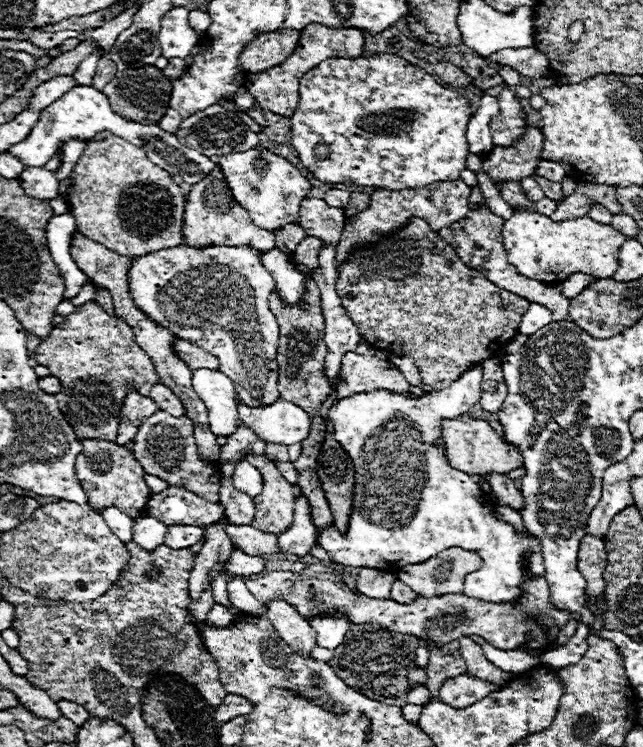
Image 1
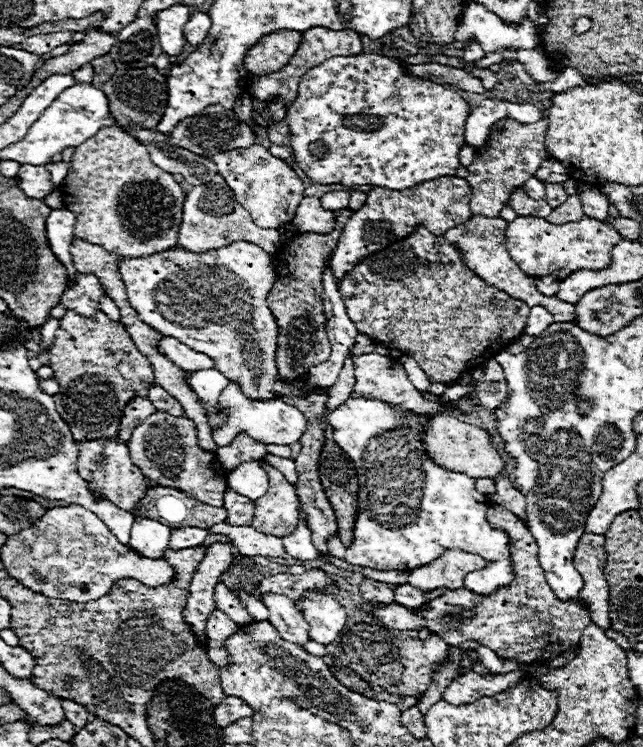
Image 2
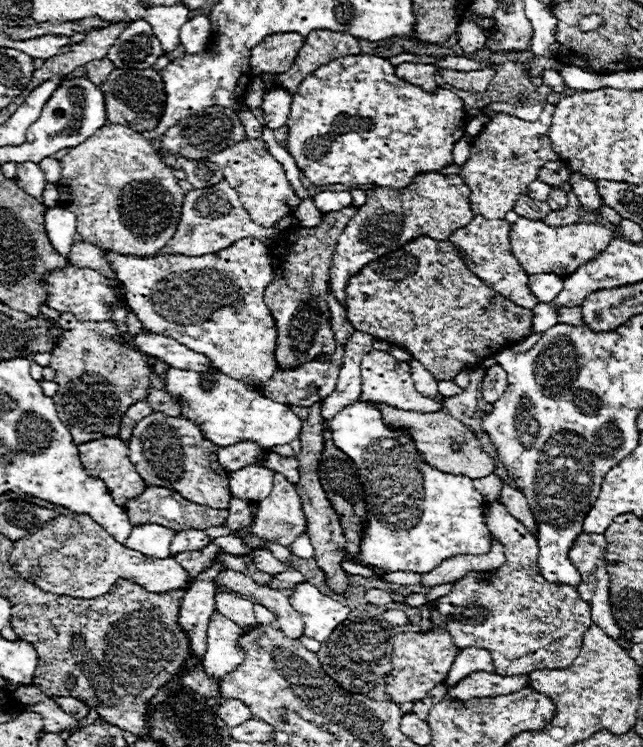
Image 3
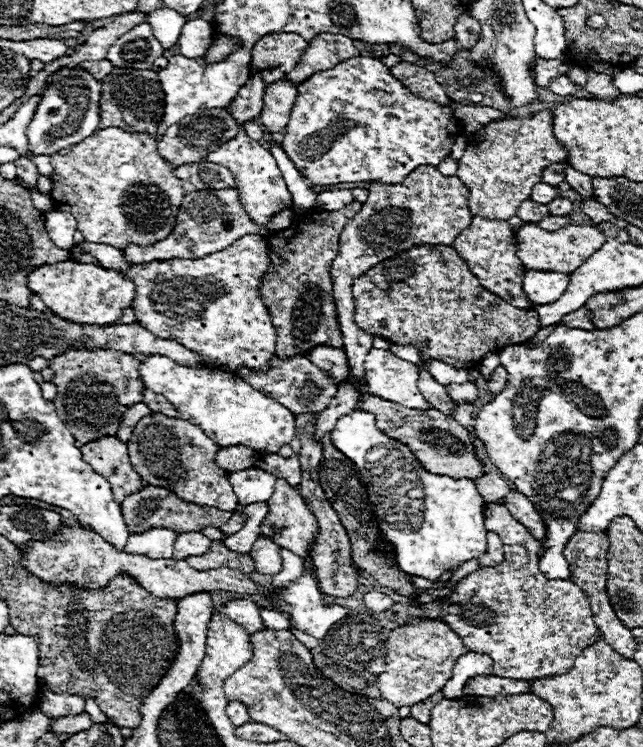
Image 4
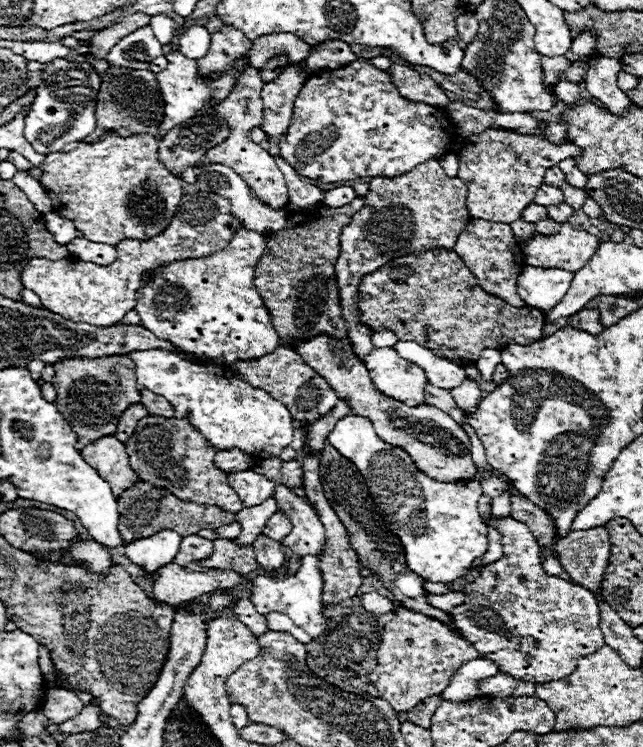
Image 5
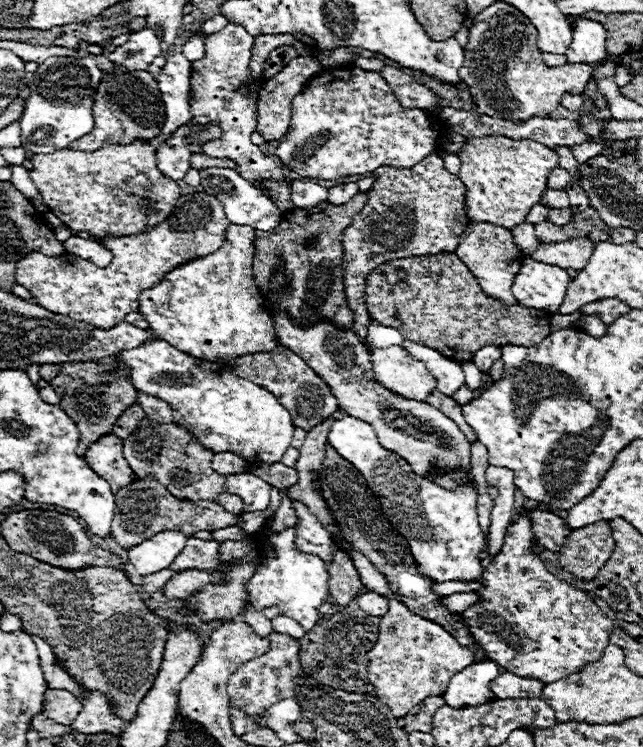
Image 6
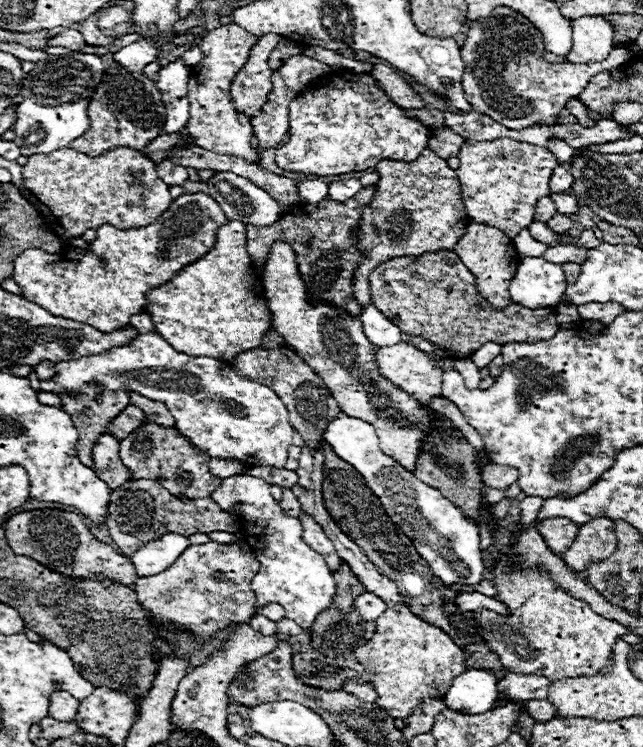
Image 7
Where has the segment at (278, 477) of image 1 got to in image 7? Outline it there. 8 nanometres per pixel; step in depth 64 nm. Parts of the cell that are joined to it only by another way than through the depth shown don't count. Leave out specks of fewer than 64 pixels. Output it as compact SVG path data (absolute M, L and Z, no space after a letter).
M300 514L300 522L302 522L302 540L314 550L318 552L330 570L338 570L340 566L340 556L334 550L334 544L330 542L330 538L324 534L324 530L316 524L316 520L308 514Z

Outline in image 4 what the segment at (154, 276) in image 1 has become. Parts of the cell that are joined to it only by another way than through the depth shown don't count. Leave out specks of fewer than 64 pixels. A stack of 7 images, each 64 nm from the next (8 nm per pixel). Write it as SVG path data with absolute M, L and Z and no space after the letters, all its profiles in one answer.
M248 234L204 258L172 258L146 264L130 264L122 256L122 250L106 244L82 242L80 246L82 250L90 250L104 268L118 270L134 282L136 290L130 308L140 326L152 330L152 334L160 334L160 338L172 338L188 346L188 350L196 350L196 354L204 354L208 364L224 372L236 374L240 368L268 372L276 346L276 328L260 298L260 280L270 266L264 238Z

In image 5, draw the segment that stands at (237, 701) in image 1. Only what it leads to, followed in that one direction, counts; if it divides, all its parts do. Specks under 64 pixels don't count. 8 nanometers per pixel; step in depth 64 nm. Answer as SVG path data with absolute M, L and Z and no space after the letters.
M232 704L232 706L230 706L230 716L232 716L232 724L234 724L238 730L248 724L248 714L246 714L244 706L240 706L240 704Z

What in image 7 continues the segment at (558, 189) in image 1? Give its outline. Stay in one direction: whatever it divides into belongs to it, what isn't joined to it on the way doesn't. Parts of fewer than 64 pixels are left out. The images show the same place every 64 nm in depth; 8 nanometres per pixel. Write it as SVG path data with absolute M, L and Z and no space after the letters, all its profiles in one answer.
M556 212L556 214L548 220L548 226L552 226L552 230L556 230L556 232L568 232L568 230L572 228L572 220L570 220L570 216Z

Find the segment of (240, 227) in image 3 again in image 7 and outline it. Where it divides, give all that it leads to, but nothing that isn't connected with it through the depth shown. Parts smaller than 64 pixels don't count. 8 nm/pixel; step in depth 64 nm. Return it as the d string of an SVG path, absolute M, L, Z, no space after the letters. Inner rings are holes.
M204 192L184 194L172 202L164 216L146 228L98 228L98 238L90 242L90 254L76 254L68 246L60 254L30 248L16 258L12 280L22 288L22 296L28 302L36 302L56 316L84 322L98 330L118 330L130 324L132 314L144 310L148 290L166 284L176 272L214 248L216 230L224 222L226 216L212 196ZM100 256L106 260L104 266L100 266Z

